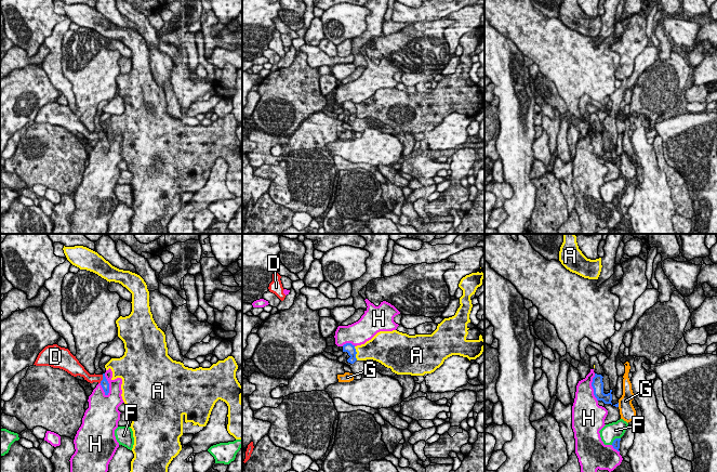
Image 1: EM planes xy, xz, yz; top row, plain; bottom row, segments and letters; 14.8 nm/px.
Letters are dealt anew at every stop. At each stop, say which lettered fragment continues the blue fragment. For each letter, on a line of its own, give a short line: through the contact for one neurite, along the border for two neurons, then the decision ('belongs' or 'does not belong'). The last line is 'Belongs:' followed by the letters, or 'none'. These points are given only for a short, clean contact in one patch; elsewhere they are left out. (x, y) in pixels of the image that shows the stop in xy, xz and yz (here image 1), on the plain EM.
A: does not belong
D: xy (104, 140), (103, 136), (90, 135) | belongs
F: yz (620, 195), (616, 195), (611, 201) | does not belong
G: yz (618, 160), (619, 164) | does not belong
H: does not belong
Belongs: D

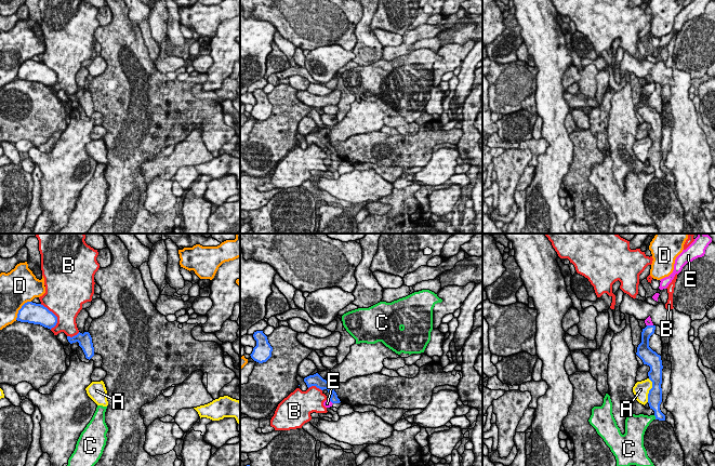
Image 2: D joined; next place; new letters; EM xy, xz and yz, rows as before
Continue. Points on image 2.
A: yz (649, 136), (651, 146), (647, 159) | does not belong
B: does not belong
C: yz (653, 173), (656, 176) | does not belong
D: does not belong
E: yz (647, 82), (652, 83) | does not belong
Belongs: none

